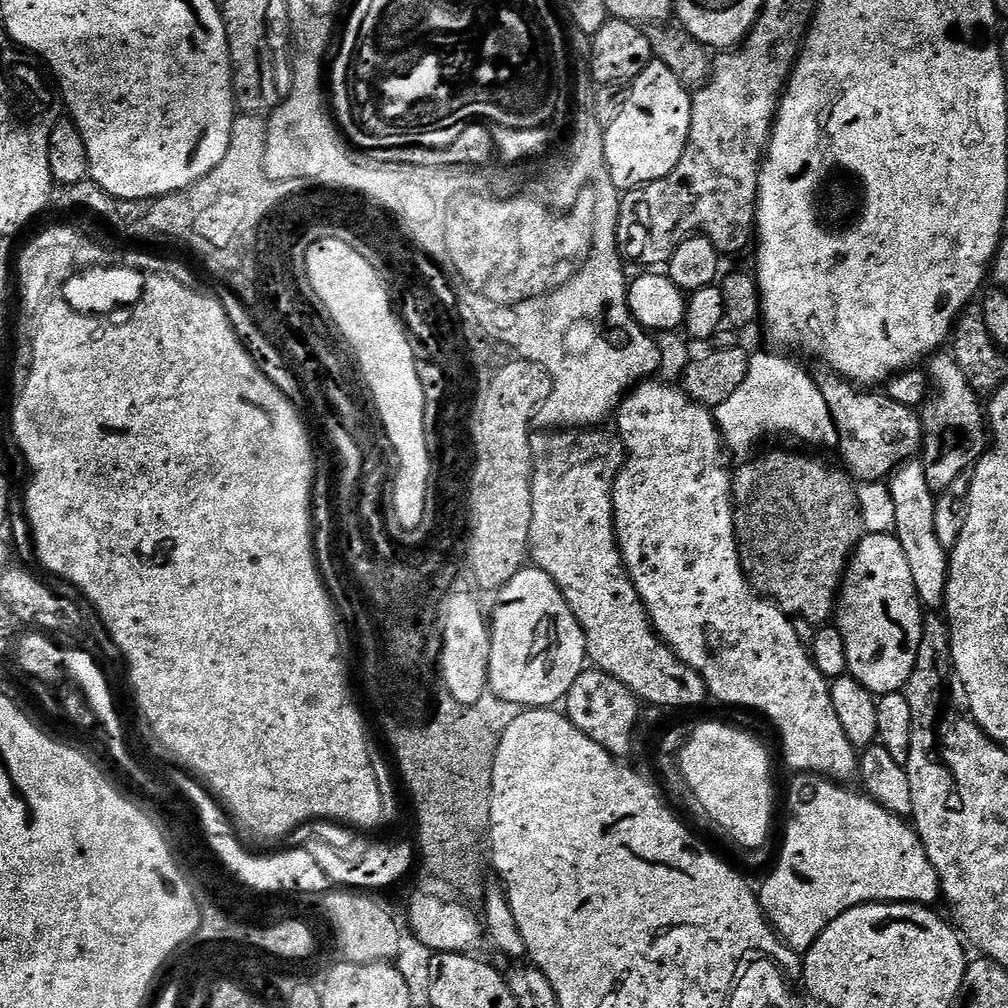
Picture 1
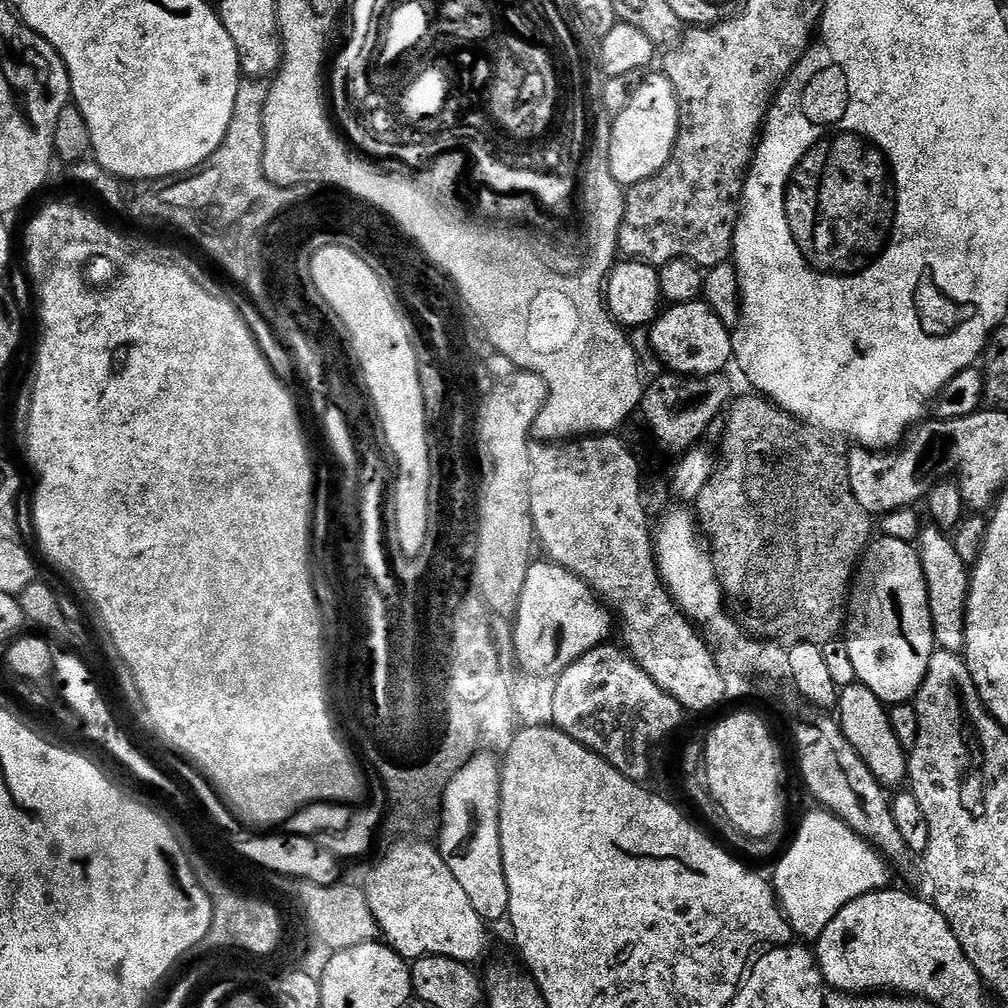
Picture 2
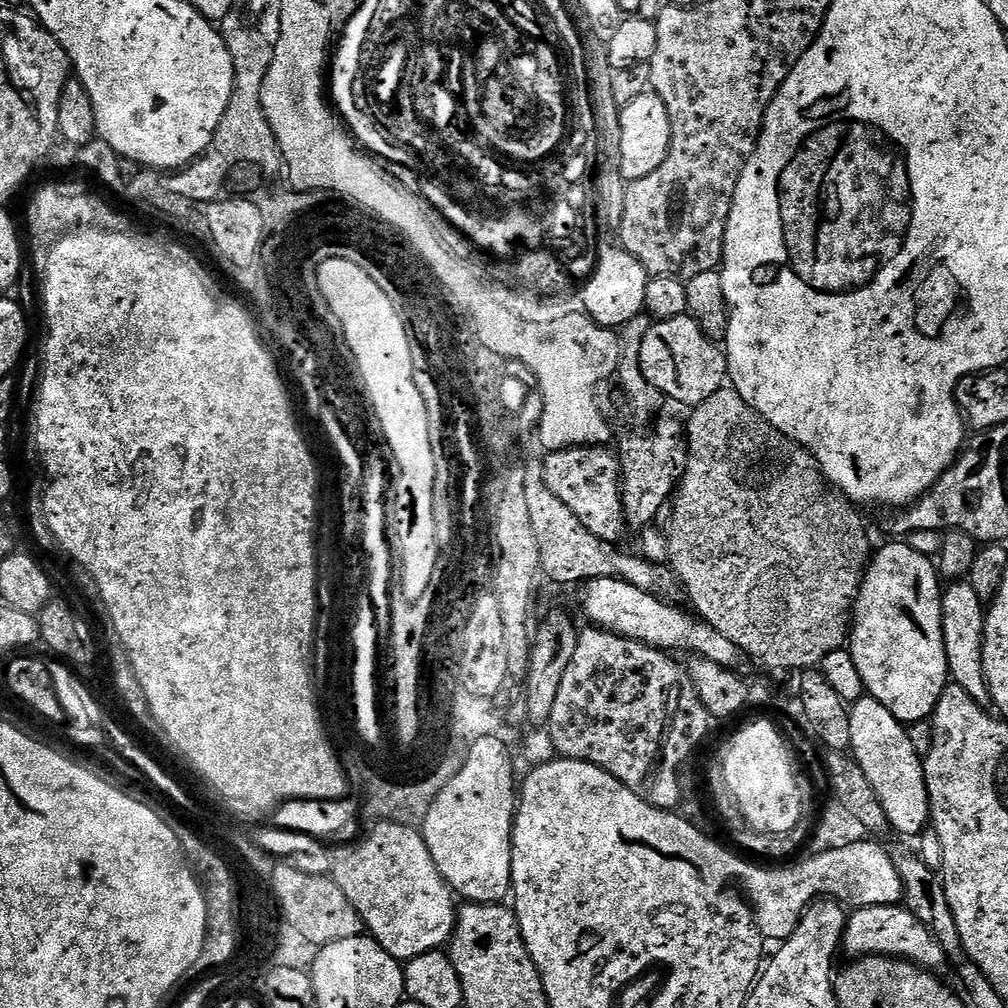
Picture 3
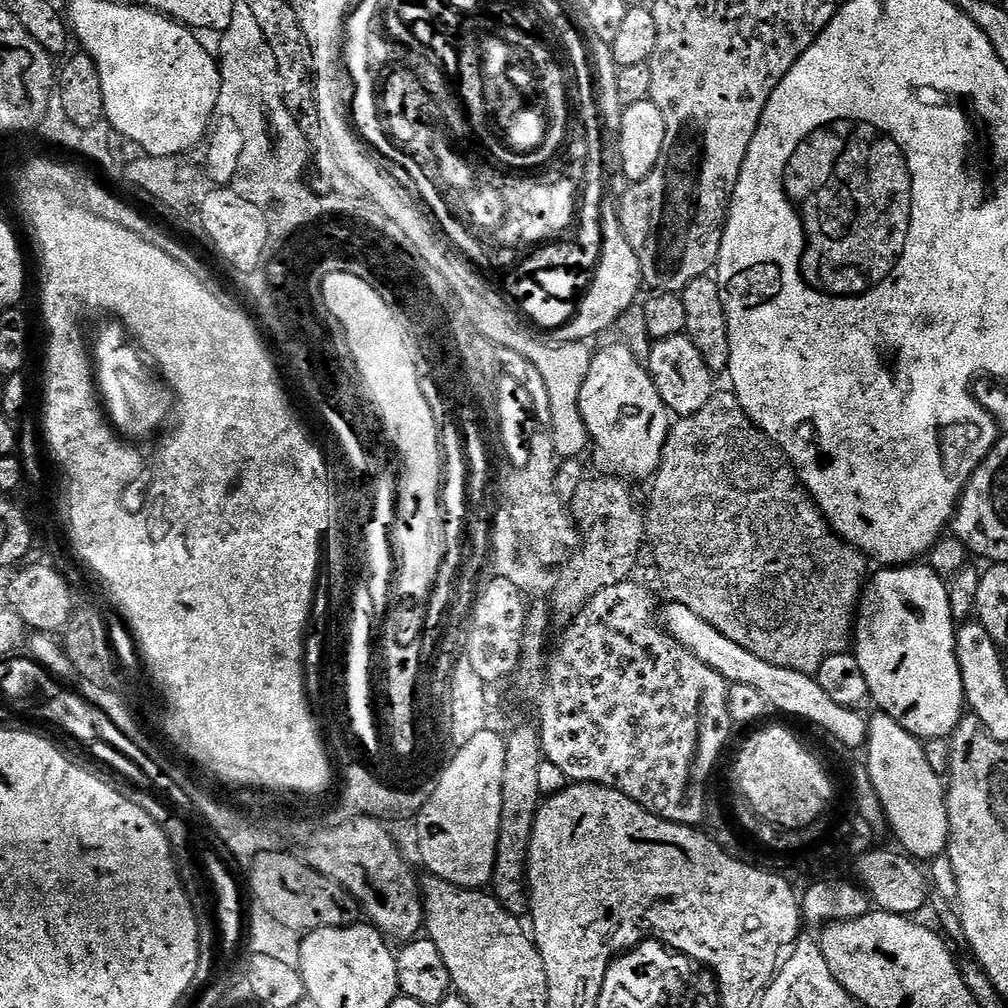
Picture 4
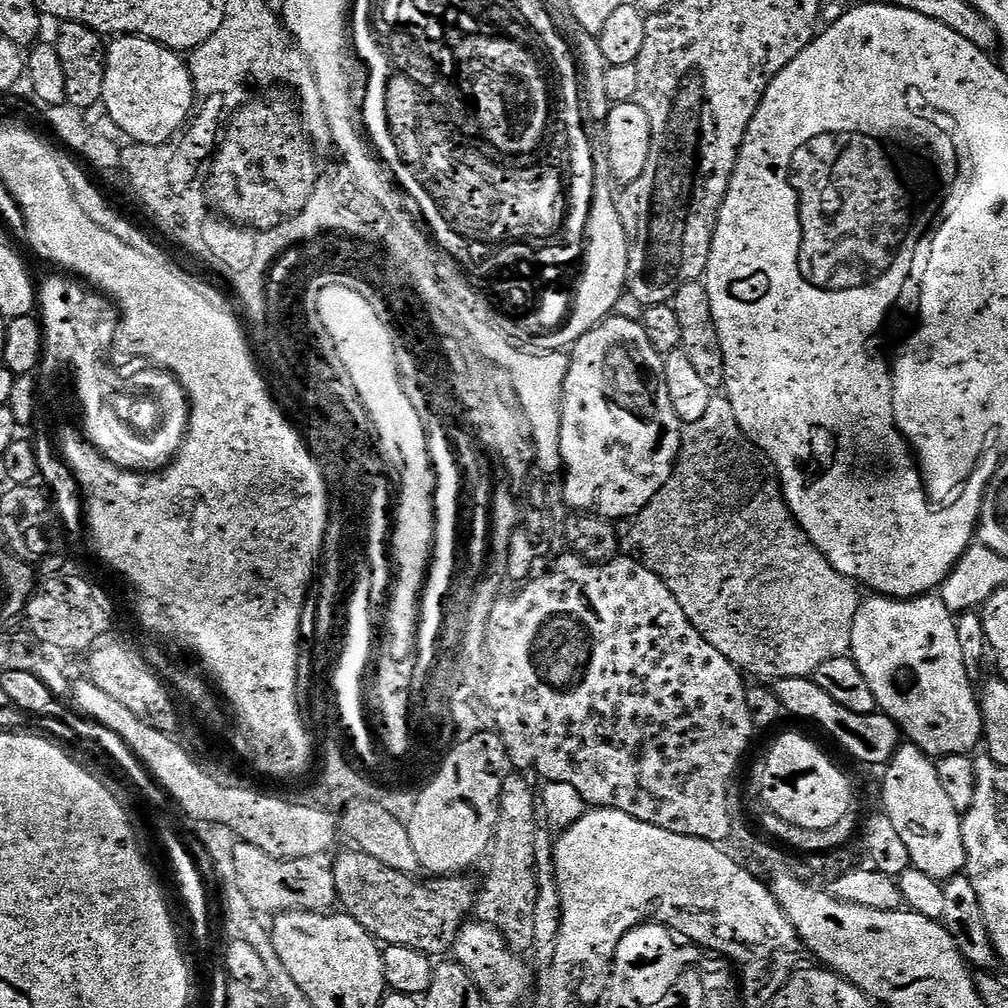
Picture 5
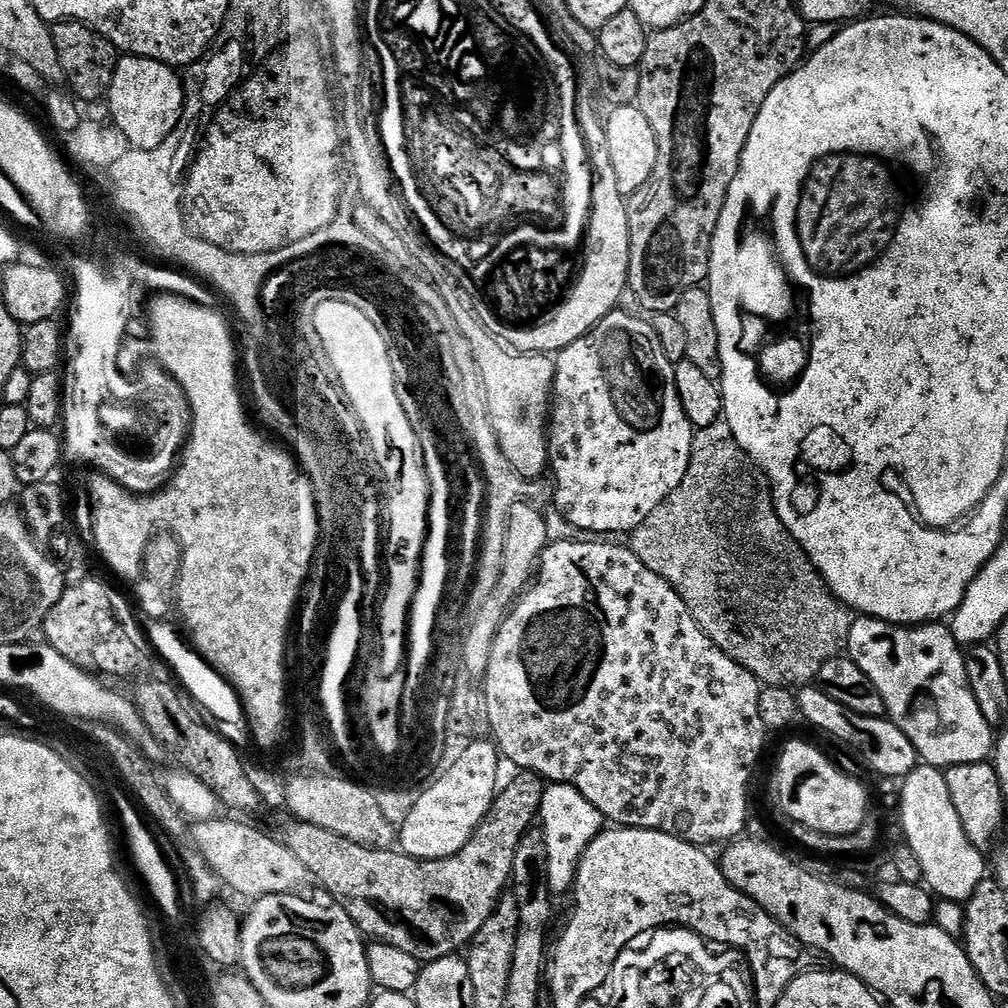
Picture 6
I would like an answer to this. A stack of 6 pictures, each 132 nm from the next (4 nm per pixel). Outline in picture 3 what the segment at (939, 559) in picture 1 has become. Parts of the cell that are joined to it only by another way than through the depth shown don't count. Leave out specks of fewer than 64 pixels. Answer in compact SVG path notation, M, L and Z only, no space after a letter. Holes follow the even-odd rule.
M952 582L943 589L940 605L942 606L942 634L946 646L946 662L951 683L962 686L974 702L988 706L992 704L992 695L988 692L988 683L982 666L982 646L984 645L985 601L974 594L974 586L967 582Z

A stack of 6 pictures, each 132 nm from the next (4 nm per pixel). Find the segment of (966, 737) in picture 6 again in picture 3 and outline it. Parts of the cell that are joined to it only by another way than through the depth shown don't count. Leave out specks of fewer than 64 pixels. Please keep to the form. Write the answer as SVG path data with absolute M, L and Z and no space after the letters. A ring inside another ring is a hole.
M888 542L885 548L877 547L869 559L852 609L850 651L858 665L858 674L862 674L867 695L886 706L905 726L929 719L950 683L942 634L941 595L942 580L937 565L929 557L918 554L907 542Z

